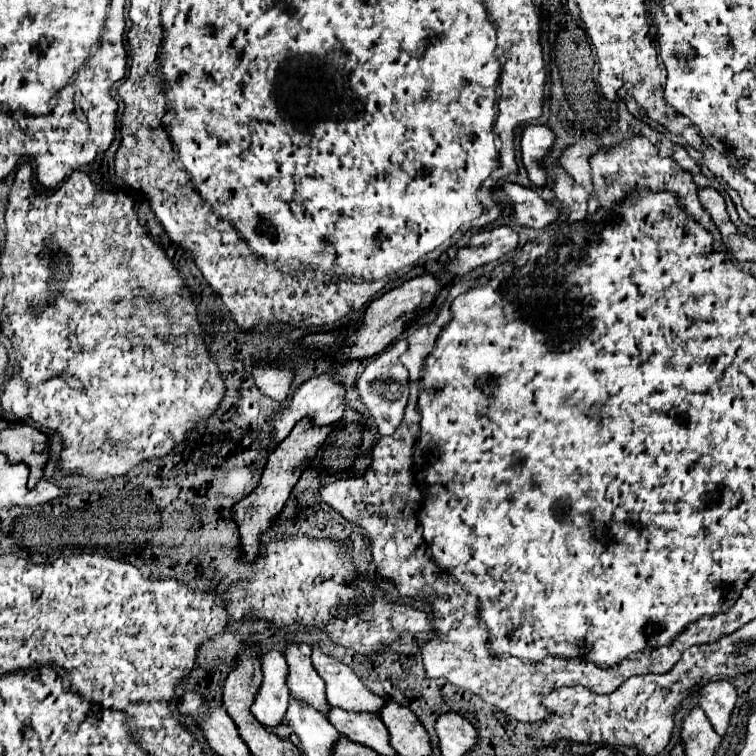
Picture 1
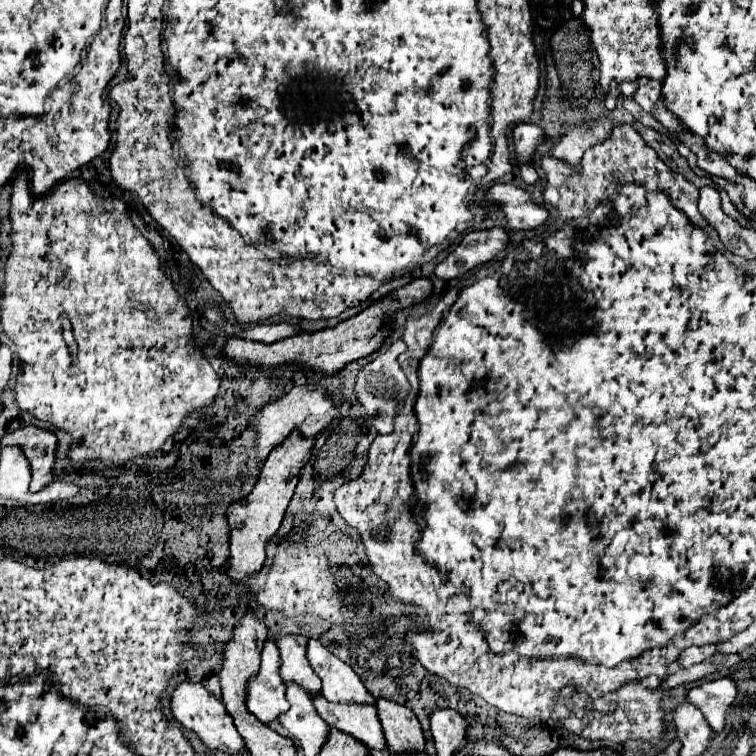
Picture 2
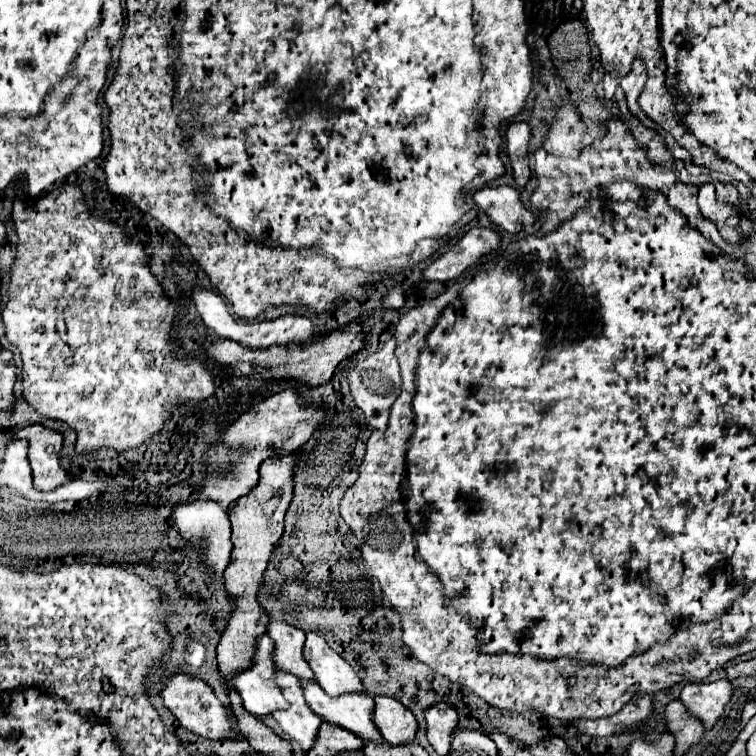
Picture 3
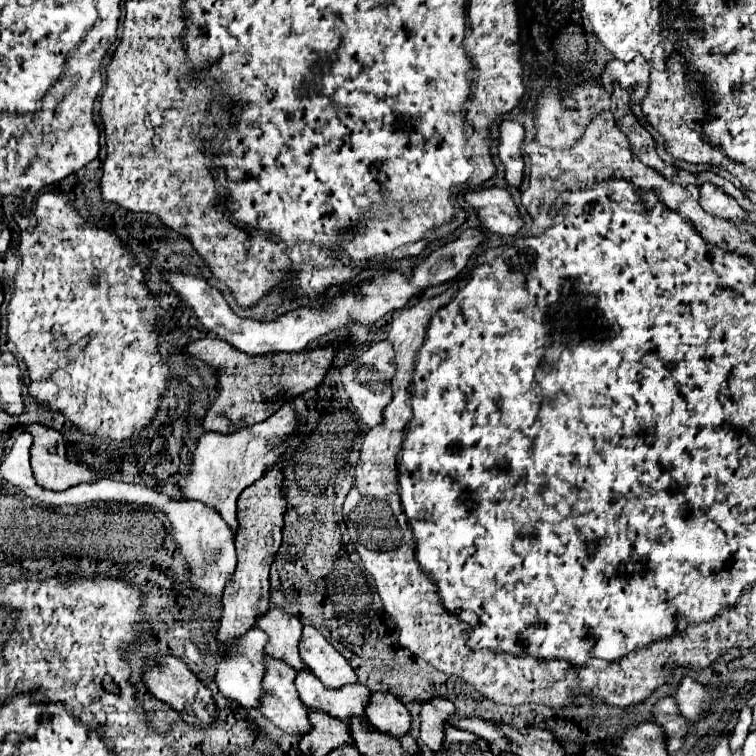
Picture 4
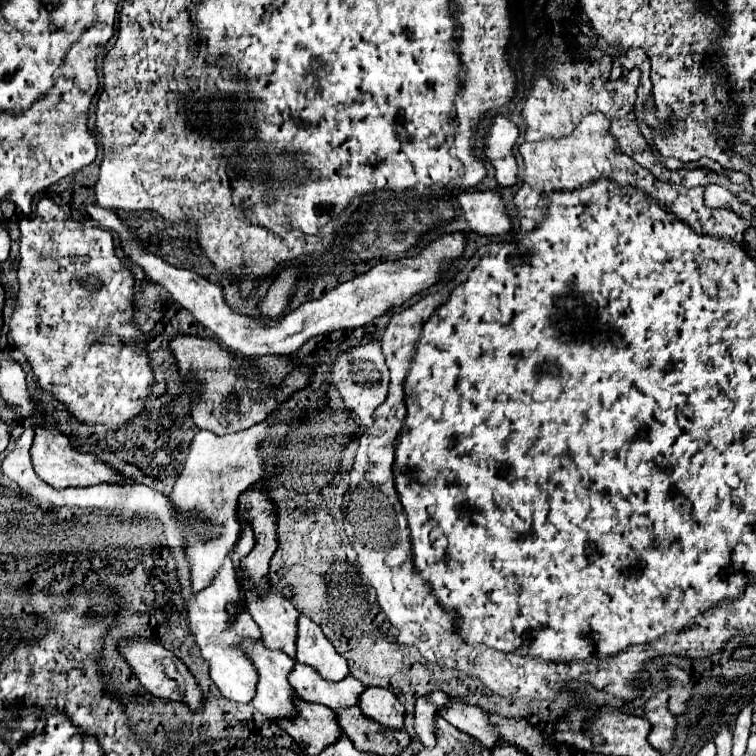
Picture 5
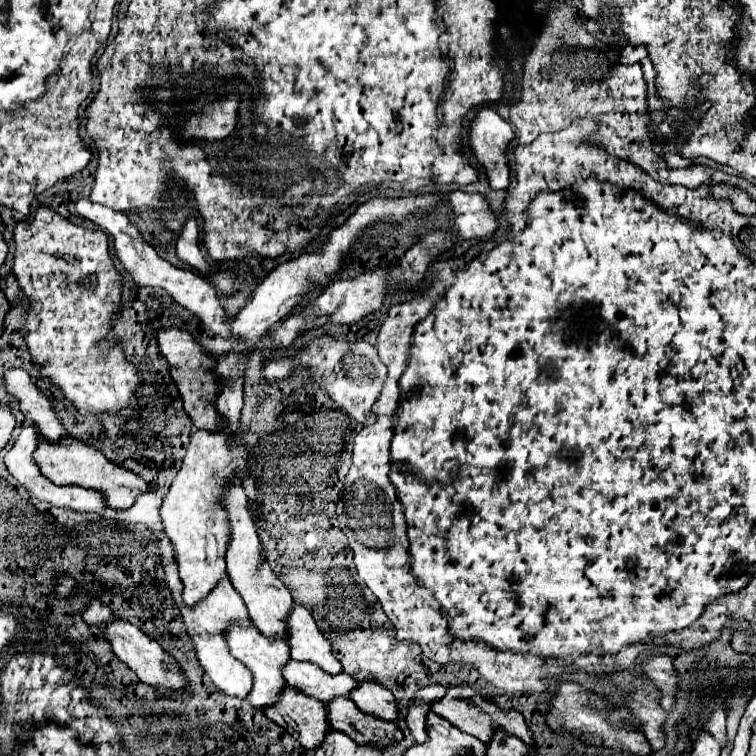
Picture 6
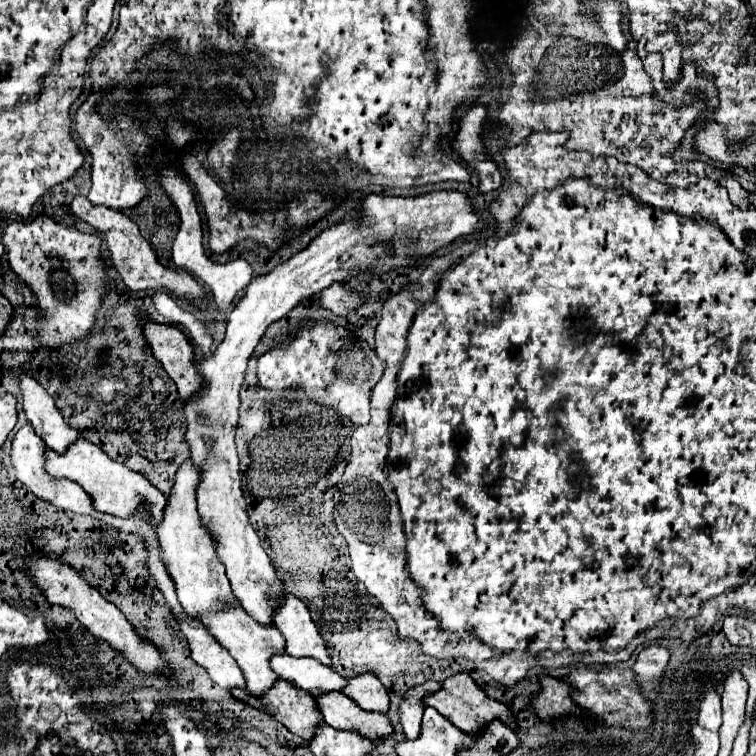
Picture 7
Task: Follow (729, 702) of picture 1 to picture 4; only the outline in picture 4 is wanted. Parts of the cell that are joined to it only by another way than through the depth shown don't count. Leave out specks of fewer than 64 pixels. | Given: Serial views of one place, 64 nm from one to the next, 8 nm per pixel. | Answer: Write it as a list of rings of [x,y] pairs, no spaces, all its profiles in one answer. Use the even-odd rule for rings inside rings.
[[[684,676],[674,698],[678,702],[678,710],[688,720],[698,720],[700,714],[706,710],[708,702],[718,696],[722,688],[706,688],[698,682],[694,682],[690,676]]]

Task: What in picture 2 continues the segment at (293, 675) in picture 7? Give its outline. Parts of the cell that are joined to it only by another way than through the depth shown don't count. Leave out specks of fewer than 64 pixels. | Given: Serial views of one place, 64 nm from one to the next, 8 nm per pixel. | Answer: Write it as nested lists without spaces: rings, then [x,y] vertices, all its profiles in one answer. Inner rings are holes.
[[[322,694],[310,696],[316,712],[332,726],[348,732],[368,748],[384,750],[386,740],[374,704],[332,704]]]

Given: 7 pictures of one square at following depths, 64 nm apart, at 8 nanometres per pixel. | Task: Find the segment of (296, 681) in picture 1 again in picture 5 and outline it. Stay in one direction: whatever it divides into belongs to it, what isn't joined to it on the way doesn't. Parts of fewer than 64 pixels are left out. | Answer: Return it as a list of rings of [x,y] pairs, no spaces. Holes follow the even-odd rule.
[[[272,584],[264,596],[260,596],[260,592],[244,592],[244,596],[254,622],[260,626],[264,646],[280,648],[294,658],[298,610],[290,598],[280,594]]]

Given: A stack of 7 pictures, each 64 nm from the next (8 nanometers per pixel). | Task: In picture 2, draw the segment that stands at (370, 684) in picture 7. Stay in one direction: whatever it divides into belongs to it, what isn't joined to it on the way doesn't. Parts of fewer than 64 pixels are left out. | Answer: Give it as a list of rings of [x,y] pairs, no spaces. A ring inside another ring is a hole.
[[[378,698],[376,708],[378,708],[380,724],[384,728],[388,748],[392,752],[424,750],[422,728],[416,714],[410,708],[386,698]]]

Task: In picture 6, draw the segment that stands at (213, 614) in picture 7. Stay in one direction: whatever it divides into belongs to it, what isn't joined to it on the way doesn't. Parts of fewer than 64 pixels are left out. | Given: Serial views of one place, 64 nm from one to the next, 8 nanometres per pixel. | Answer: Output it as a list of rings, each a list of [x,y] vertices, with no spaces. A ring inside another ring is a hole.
[[[208,430],[194,432],[188,454],[160,508],[162,530],[176,552],[174,558],[184,586],[182,600],[188,608],[202,602],[226,574],[224,552],[228,544],[228,518],[224,508],[220,508],[220,498],[230,474],[240,472],[246,466],[246,458],[248,452],[234,442],[228,444],[226,436]],[[232,622],[226,630],[224,630],[224,640],[230,648],[230,654],[234,658],[238,658],[240,662],[244,662],[244,666],[250,668],[254,684],[252,684],[252,692],[248,694],[248,702],[262,710],[264,706],[270,706],[278,700],[278,694],[282,692],[282,688],[286,686],[280,666],[290,658],[290,648],[286,640],[268,640],[268,636],[260,636],[260,632],[256,632],[256,626],[244,626],[238,622]]]

